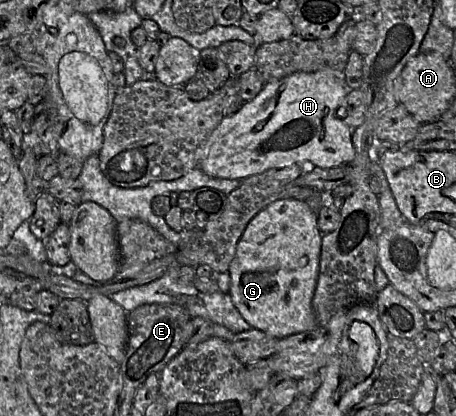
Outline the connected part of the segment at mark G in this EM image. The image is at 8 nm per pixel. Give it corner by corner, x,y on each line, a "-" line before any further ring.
279,199
250,220
227,272
232,302
252,328
277,339
318,329
312,300
319,275
322,237
316,213
304,200

